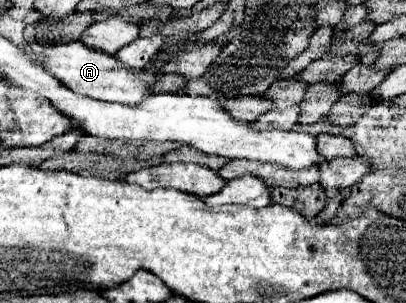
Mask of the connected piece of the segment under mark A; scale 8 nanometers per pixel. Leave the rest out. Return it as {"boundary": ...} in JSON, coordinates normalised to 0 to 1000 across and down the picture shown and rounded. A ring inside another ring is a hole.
{"boundary":[[[200,135],[111,155],[96,175],[96,201],[101,201],[101,215],[111,221],[116,241],[140,254],[155,281],[165,281],[175,300],[185,300],[195,314],[234,320],[234,327],[249,327],[249,333],[318,340],[318,347],[372,314],[367,274],[347,267],[337,234],[308,234],[283,188],[273,188],[264,175],[249,175],[249,168],[234,168],[214,149],[204,149]]]}

